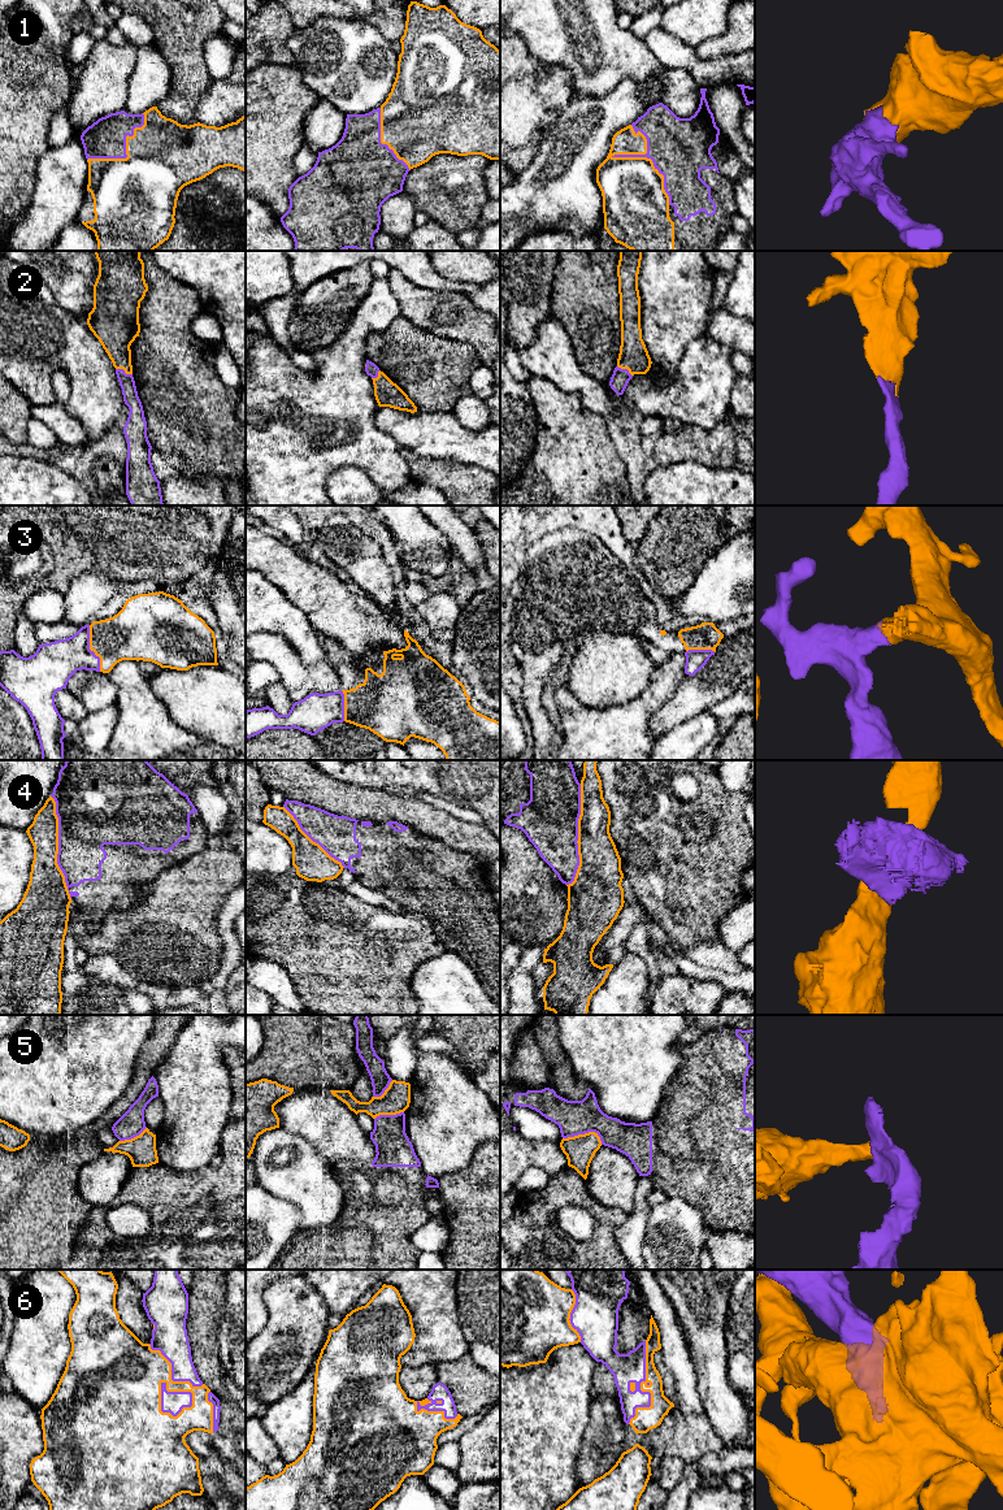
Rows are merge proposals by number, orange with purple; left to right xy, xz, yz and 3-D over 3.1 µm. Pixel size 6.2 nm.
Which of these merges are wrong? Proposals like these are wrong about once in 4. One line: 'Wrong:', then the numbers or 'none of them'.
Wrong: 4, 5

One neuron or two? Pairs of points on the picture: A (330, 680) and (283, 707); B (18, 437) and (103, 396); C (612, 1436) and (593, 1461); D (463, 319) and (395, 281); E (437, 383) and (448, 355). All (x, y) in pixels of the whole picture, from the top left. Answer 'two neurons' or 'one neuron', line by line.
A: two neurons
B: two neurons
C: one neuron
D: one neuron
E: one neuron

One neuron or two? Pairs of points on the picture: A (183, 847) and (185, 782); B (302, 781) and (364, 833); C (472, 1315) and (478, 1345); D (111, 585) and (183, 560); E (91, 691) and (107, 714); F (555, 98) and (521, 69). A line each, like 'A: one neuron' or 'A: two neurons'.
A: two neurons
B: two neurons
C: one neuron
D: two neurons
E: two neurons
F: one neuron

